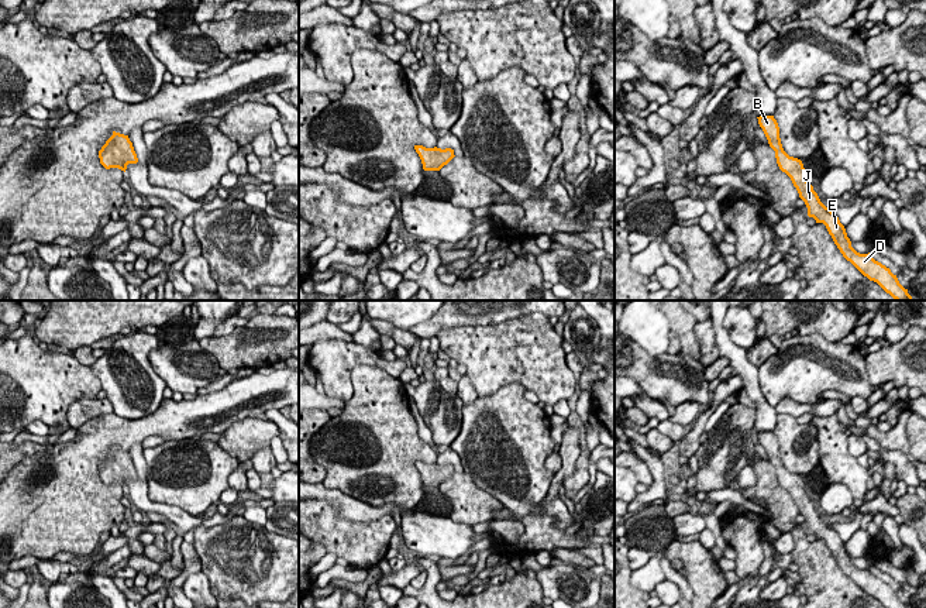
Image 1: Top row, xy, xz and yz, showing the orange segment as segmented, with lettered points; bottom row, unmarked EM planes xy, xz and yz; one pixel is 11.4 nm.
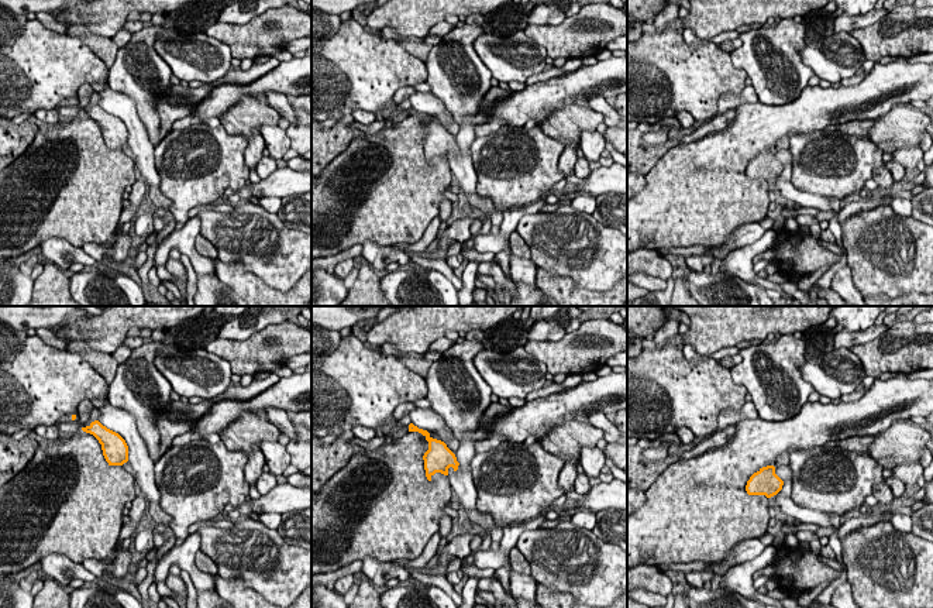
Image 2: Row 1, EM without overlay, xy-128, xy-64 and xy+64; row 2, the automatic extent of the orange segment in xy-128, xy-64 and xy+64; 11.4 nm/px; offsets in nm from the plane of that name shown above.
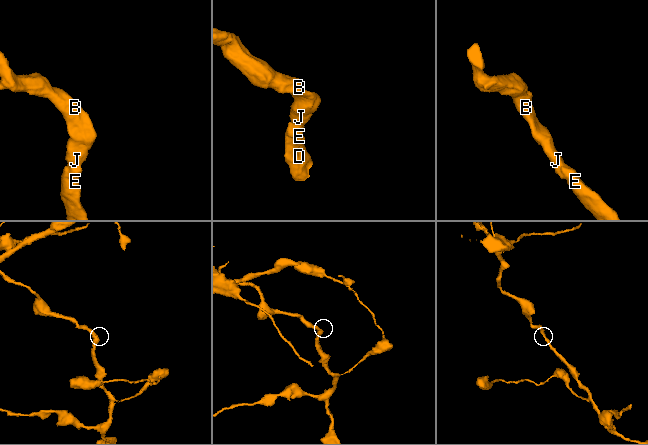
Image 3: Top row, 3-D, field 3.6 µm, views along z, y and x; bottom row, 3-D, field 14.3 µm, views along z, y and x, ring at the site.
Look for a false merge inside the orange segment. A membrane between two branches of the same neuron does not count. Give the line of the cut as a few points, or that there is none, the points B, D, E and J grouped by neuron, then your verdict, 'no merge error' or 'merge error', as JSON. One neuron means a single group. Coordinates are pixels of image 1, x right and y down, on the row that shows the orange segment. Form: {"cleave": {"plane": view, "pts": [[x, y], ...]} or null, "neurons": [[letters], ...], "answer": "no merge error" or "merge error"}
{"cleave": null, "neurons": [["B", "D", "E", "J"]], "answer": "no merge error"}

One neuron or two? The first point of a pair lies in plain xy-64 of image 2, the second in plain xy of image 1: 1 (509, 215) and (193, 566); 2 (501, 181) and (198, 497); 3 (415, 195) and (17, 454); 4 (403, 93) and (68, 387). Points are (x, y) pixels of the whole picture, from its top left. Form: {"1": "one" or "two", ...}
{"1": "two", "2": "one", "3": "two", "4": "two"}

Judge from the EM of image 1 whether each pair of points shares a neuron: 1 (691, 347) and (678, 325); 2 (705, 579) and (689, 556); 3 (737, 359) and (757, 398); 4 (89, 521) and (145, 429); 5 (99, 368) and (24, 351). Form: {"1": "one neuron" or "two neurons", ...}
{"1": "one neuron", "2": "one neuron", "3": "one neuron", "4": "one neuron", "5": "two neurons"}

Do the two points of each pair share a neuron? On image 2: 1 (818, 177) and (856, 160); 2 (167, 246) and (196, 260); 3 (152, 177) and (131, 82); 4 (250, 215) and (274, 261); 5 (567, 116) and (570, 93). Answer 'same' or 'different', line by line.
1: same
2: same
3: different
4: same
5: different

